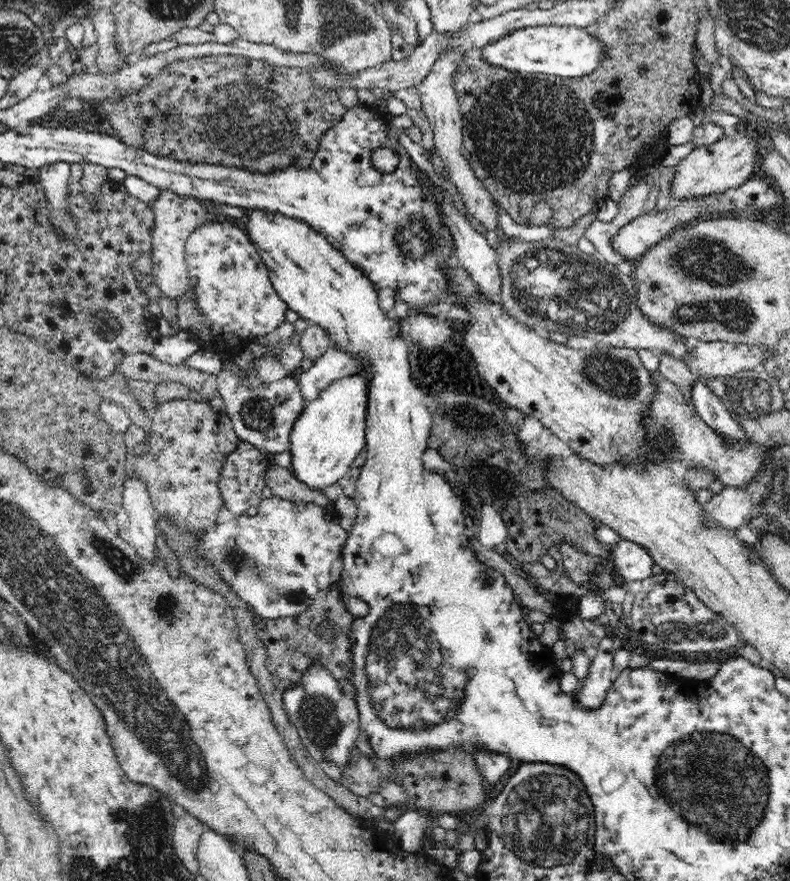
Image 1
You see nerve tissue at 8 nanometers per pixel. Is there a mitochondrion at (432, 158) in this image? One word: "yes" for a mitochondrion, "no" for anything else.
no

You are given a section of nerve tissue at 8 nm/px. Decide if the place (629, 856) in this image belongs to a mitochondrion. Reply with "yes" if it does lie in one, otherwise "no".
no

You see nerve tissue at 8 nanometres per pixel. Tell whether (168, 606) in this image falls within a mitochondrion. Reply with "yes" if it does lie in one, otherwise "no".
yes

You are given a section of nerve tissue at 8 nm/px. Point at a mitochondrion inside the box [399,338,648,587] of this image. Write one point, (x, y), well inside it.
(613, 376)

